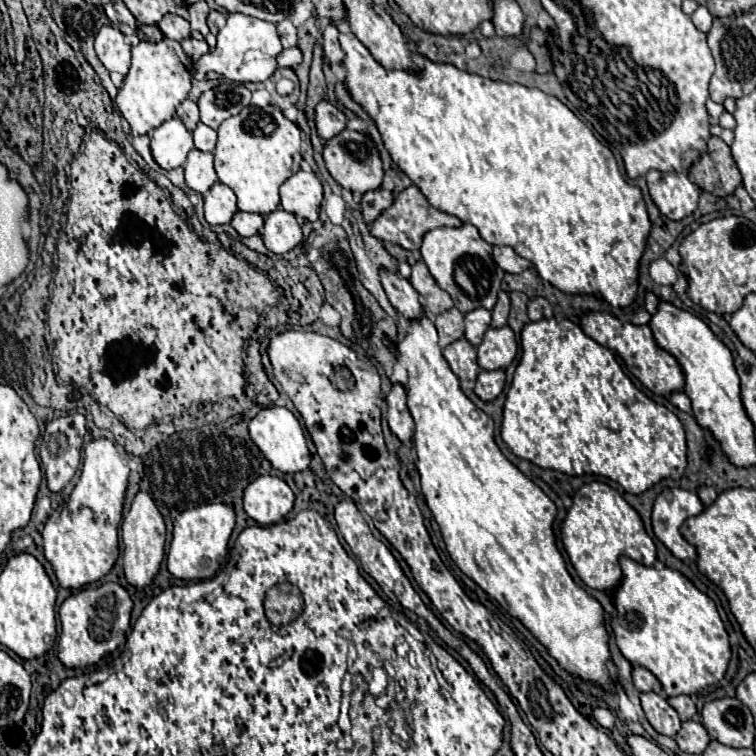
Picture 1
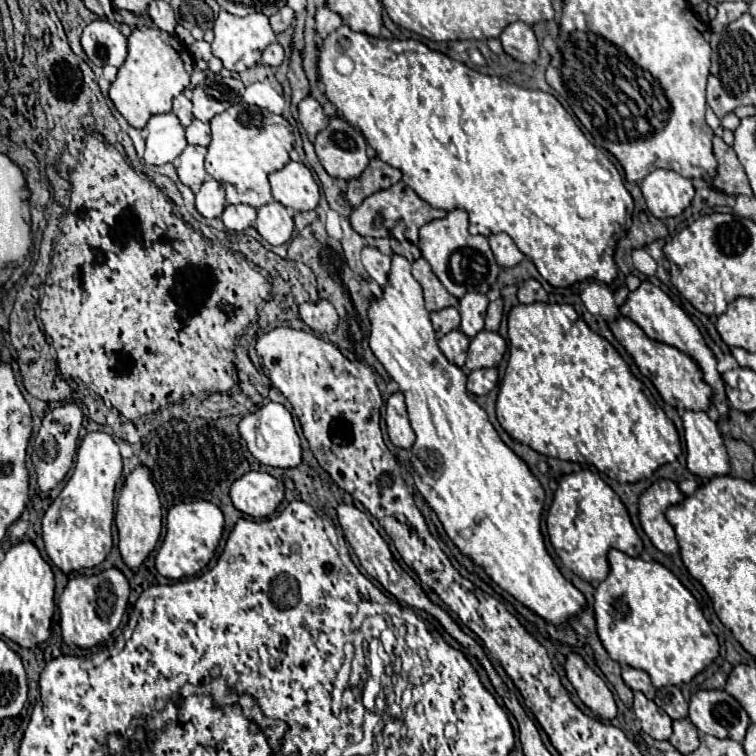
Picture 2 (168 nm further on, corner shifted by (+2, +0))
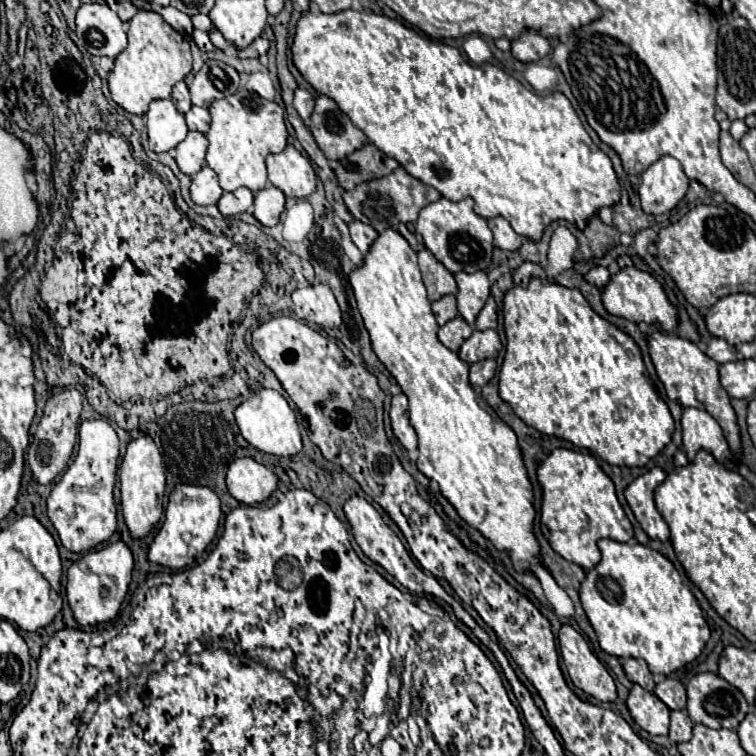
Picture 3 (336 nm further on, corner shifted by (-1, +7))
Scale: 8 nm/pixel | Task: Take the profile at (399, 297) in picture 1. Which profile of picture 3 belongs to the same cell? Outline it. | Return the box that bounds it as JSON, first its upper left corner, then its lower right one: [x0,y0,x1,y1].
[347,219,377,253]

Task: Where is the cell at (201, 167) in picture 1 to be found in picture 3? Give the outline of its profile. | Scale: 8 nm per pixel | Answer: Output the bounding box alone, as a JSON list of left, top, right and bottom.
[175,131,207,175]

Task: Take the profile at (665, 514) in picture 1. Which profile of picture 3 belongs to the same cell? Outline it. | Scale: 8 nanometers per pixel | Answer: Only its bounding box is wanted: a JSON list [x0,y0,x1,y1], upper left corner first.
[625,467,669,541]

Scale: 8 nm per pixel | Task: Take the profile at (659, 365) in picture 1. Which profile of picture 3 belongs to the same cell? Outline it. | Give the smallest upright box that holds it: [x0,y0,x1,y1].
[649,333,741,457]

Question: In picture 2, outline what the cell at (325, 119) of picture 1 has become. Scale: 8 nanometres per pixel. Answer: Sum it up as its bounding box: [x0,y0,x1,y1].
[298,96,328,138]

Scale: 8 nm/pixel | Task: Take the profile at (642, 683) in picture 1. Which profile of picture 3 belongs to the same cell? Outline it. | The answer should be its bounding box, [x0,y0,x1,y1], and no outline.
[623,659,655,691]

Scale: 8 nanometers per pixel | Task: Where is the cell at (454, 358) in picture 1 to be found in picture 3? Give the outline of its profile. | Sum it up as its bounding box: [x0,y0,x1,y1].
[439,317,473,351]

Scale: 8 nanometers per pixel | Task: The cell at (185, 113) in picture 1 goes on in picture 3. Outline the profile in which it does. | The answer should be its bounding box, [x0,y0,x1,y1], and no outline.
[171,81,191,113]

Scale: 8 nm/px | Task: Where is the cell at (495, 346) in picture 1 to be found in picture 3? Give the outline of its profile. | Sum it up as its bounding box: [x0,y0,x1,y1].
[459,329,501,363]

